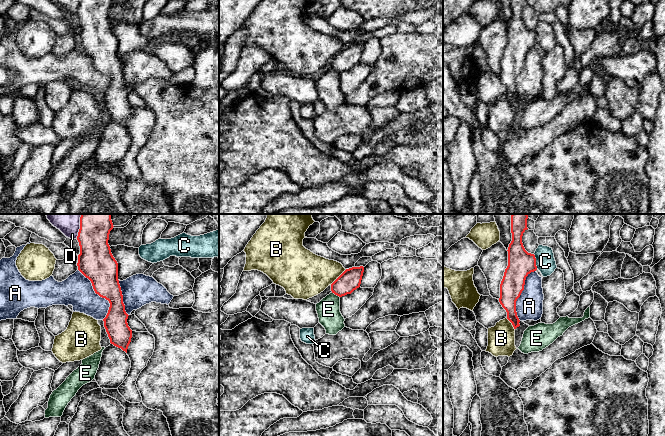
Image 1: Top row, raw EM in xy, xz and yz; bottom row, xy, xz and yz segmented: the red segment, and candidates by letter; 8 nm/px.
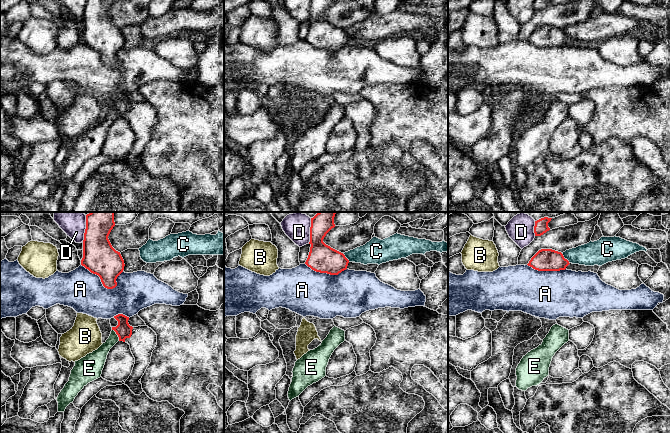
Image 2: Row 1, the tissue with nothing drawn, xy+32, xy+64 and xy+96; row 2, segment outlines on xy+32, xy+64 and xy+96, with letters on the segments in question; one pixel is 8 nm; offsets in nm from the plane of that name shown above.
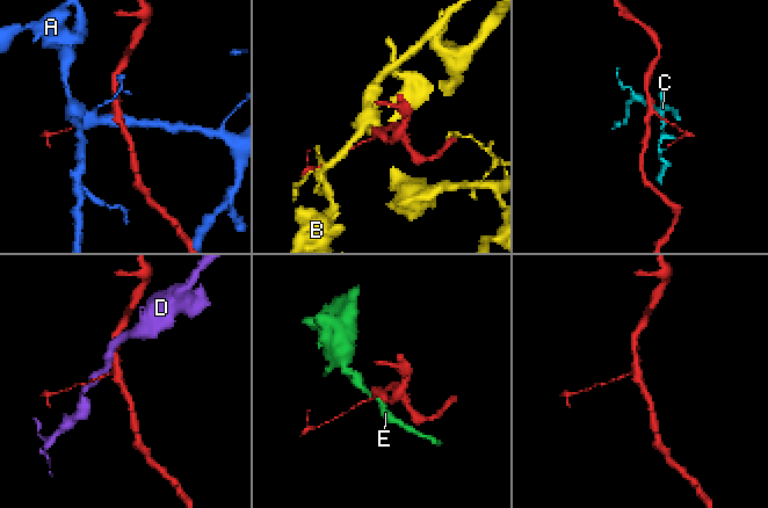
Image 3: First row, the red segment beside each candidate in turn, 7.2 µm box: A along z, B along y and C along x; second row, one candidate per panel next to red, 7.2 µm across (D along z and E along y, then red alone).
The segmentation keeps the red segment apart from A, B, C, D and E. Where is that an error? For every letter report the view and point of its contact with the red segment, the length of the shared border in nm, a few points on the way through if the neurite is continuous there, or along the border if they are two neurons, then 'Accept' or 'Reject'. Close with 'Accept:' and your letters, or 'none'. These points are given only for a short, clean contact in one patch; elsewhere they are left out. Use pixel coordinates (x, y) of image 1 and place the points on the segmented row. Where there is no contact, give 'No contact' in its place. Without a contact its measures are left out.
A: Touches red at xy (99, 295). Shared border 460 nm. Reject
B: Touches red at xz (339, 276). Shared border 180 nm. Reject
C: Touches red at yz (535, 261). Shared border 120 nm. Boundary: yz (533, 254), (537, 268). Reject
D: Touches red at xy (80, 226). Shared border 200 nm. Reject
E: Touches red at xz (336, 294). Shared border 80 nm. Boundary: xz (332, 292), (339, 297). Reject
Accept: none

